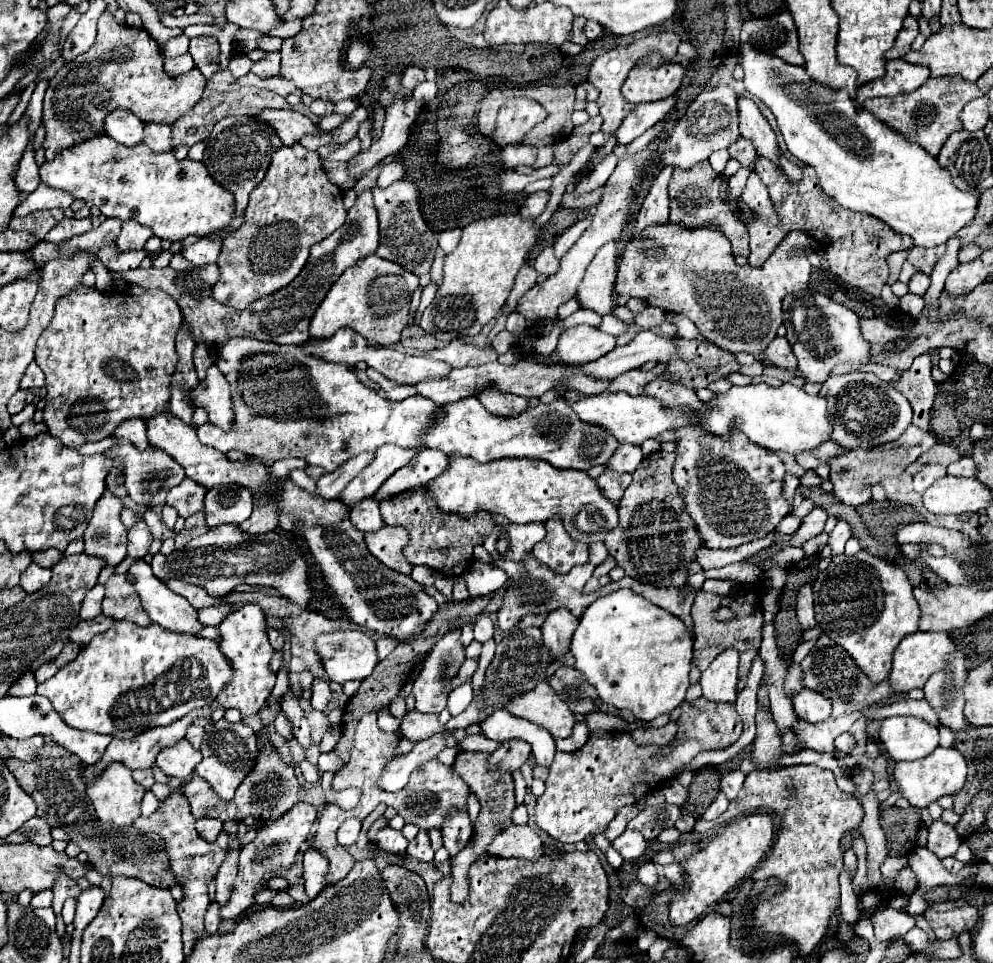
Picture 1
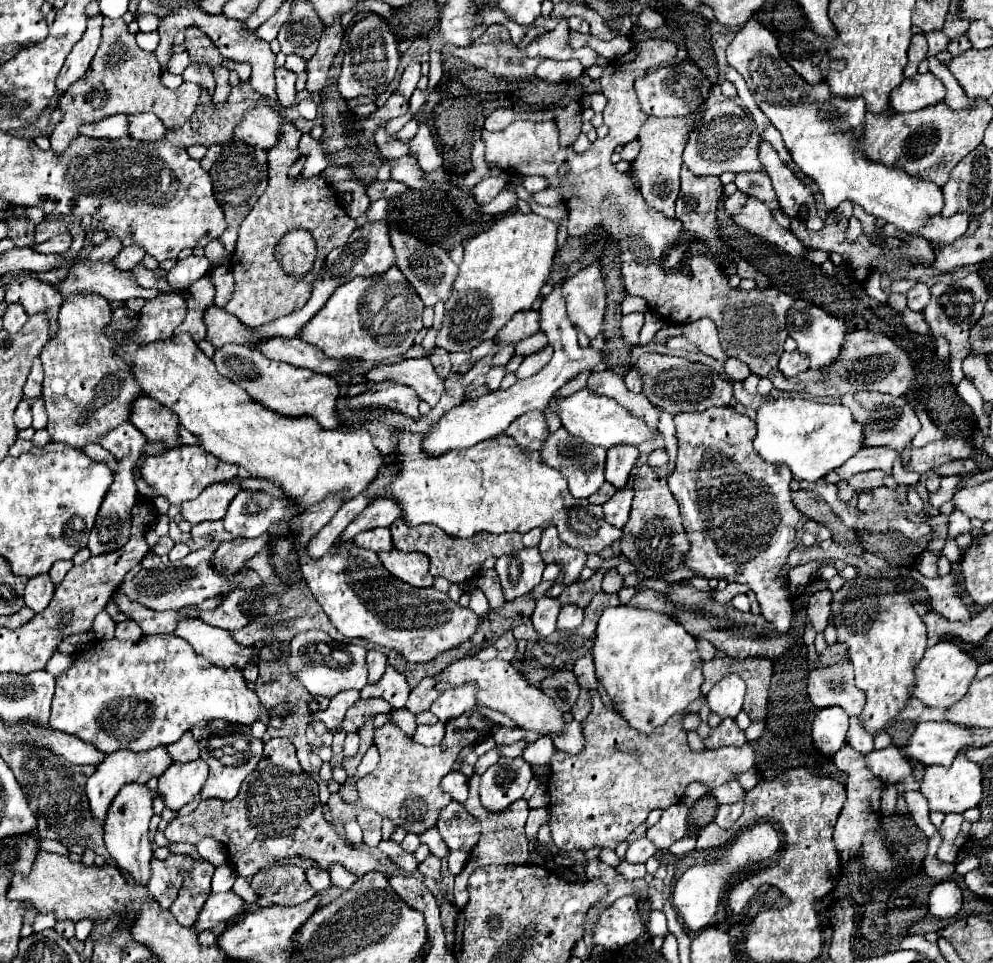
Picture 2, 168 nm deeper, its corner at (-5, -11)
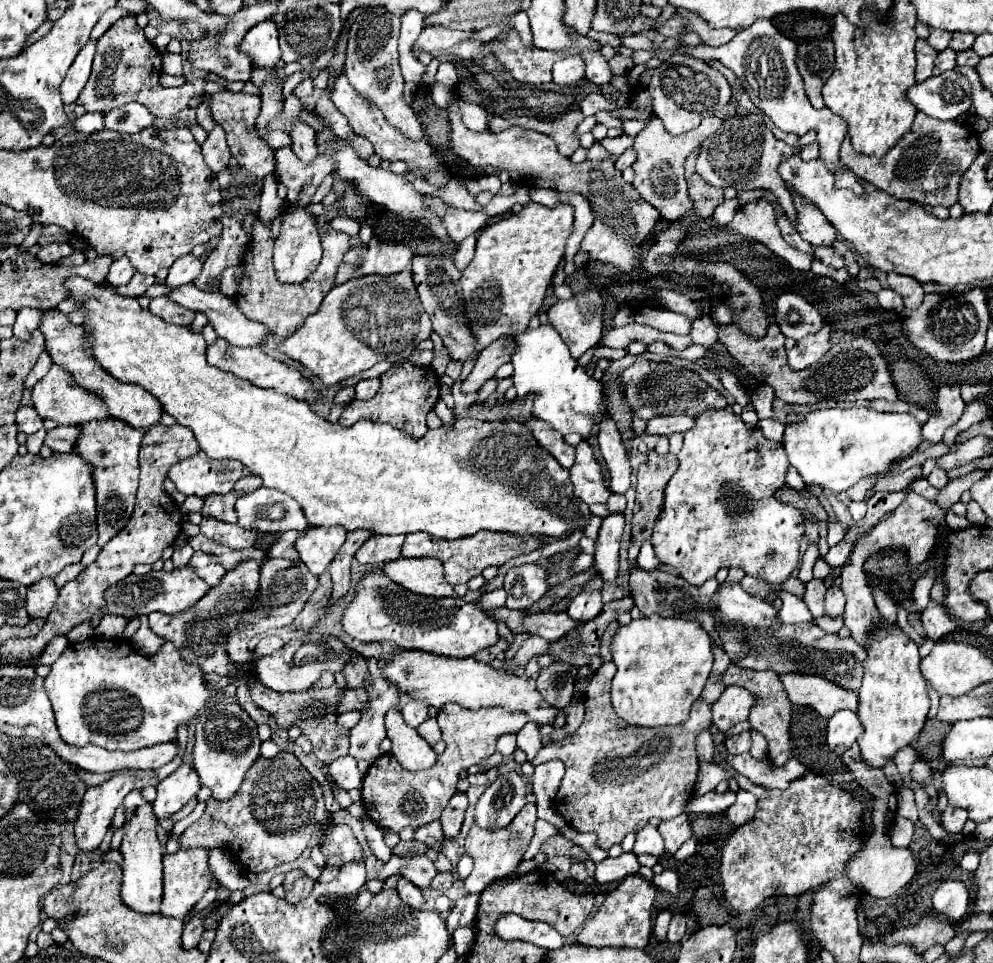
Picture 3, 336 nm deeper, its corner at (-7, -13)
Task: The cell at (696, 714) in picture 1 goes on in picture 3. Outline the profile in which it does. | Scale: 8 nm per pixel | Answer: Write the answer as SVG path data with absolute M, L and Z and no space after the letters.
M744 731L740 735L734 735L730 739L726 739L726 751L730 755L740 755L740 753L748 753L750 751L750 731Z

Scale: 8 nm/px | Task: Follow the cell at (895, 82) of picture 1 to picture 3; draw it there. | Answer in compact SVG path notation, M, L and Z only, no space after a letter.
M944 71L908 91L908 99L918 111L948 121L972 109L972 85L960 71Z

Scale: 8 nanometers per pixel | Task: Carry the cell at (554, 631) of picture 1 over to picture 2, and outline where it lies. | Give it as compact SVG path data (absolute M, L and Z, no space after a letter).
M566 605L560 609L558 615L558 623L556 623L556 631L570 631L576 629L584 619L584 611L580 607L574 605Z

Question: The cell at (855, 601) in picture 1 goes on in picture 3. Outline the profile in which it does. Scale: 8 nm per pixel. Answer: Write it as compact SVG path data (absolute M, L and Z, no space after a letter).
M890 623L876 627L866 651L868 659L864 661L864 679L858 695L858 717L864 723L864 735L860 735L858 745L862 759L870 767L884 767L894 759L896 751L920 737L930 709L928 683L920 673L918 645L900 627Z

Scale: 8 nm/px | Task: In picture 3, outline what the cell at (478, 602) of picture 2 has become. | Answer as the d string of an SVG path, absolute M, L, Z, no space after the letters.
M500 587L500 589L494 589L494 591L486 593L486 595L480 599L480 605L482 605L484 609L492 609L492 607L498 607L498 605L502 607L504 601L506 601L506 591Z

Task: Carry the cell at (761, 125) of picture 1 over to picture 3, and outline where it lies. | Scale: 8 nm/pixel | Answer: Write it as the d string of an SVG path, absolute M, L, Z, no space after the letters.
M794 197L794 205L798 211L798 233L814 247L832 247L836 241L836 229L824 219L820 211L814 207L804 207L800 199Z

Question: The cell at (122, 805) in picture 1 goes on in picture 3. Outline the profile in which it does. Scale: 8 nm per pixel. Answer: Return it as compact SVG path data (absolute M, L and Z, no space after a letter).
M138 789L130 791L124 799L126 805L126 825L124 825L124 841L120 847L120 853L124 855L122 865L122 901L132 907L136 913L160 913L162 903L162 845L156 835L156 815L152 813L152 805L146 803Z

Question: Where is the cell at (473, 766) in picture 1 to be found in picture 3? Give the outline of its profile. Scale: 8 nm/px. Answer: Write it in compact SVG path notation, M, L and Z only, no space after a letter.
M528 801L524 805L524 809L516 815L516 819L508 827L504 827L504 831L484 831L482 827L472 825L472 829L466 837L466 845L464 845L466 853L474 859L474 871L464 879L468 893L480 893L488 883L492 883L498 877L506 877L516 869L516 865L522 861L522 855L534 837L536 819L538 819L536 803Z

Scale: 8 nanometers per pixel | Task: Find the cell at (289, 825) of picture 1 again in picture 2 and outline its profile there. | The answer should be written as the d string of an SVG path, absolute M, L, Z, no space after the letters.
M234 891L216 895L212 893L198 915L198 925L194 925L194 931L200 933L202 929L212 929L218 923L228 923L242 911L244 911L244 901Z

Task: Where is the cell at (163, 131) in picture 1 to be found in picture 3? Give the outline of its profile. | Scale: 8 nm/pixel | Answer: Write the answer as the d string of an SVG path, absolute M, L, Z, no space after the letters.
M128 103L104 113L104 127L118 133L138 133L144 127L152 125L152 121L154 115L140 103Z

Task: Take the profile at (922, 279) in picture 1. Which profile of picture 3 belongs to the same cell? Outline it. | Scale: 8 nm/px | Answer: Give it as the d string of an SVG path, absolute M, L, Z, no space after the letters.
M888 273L888 287L896 293L902 295L904 299L904 305L908 309L912 307L920 307L922 299L924 299L924 291L922 291L922 285L916 283L916 279L912 277L904 277L904 275L898 275L898 273Z

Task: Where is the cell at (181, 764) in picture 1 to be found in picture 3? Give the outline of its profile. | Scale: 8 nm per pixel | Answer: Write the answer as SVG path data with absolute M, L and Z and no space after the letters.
M182 763L172 775L162 779L156 789L158 795L152 803L154 815L158 819L166 819L172 813L180 811L200 791L200 779L194 767Z

